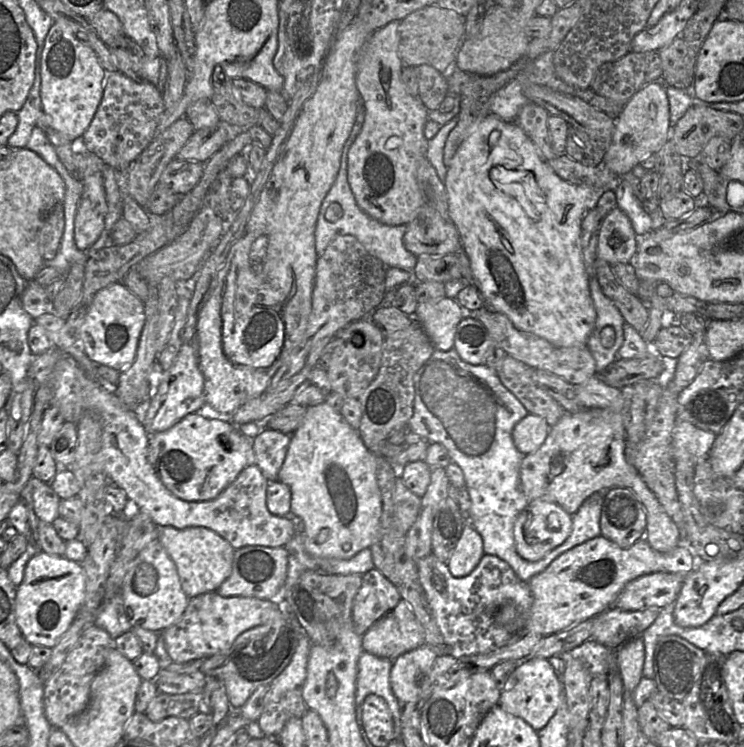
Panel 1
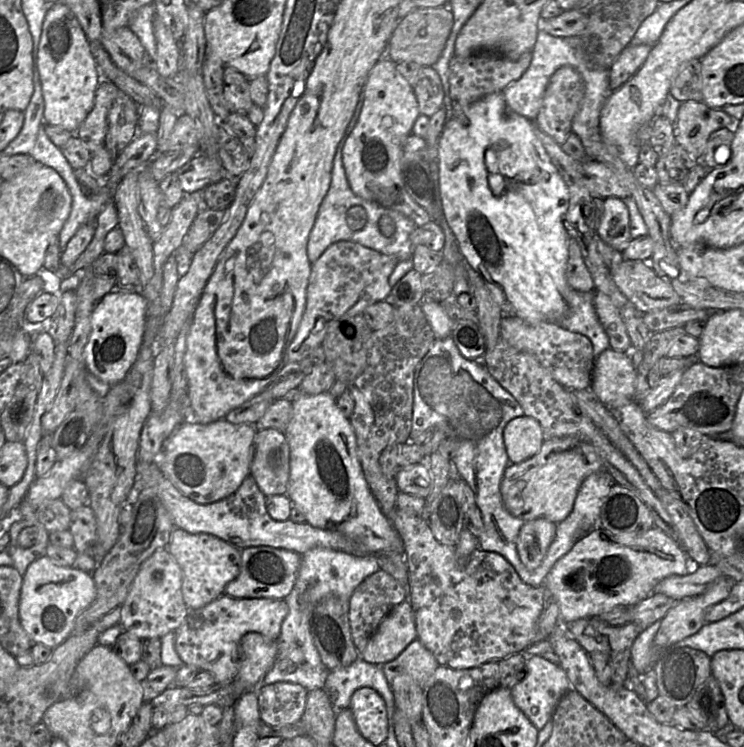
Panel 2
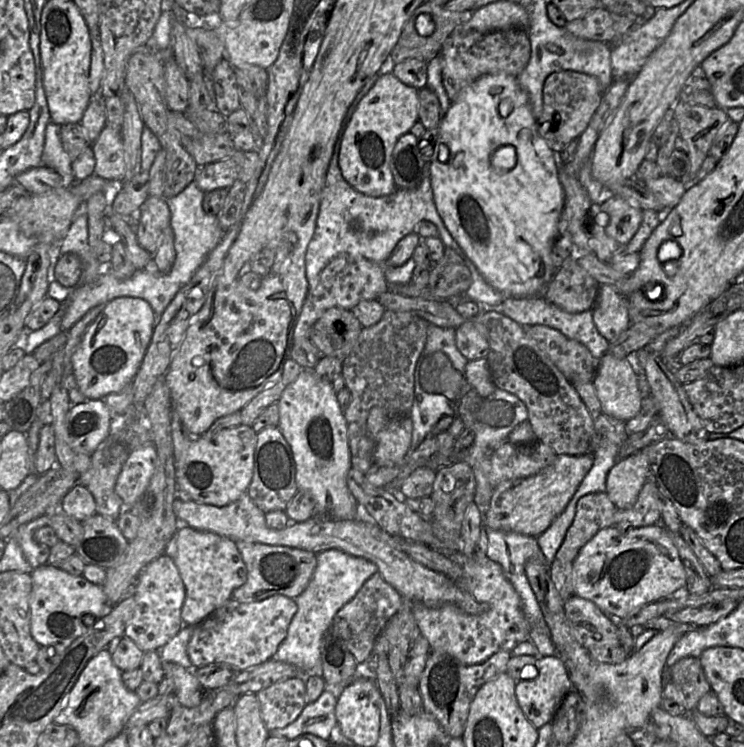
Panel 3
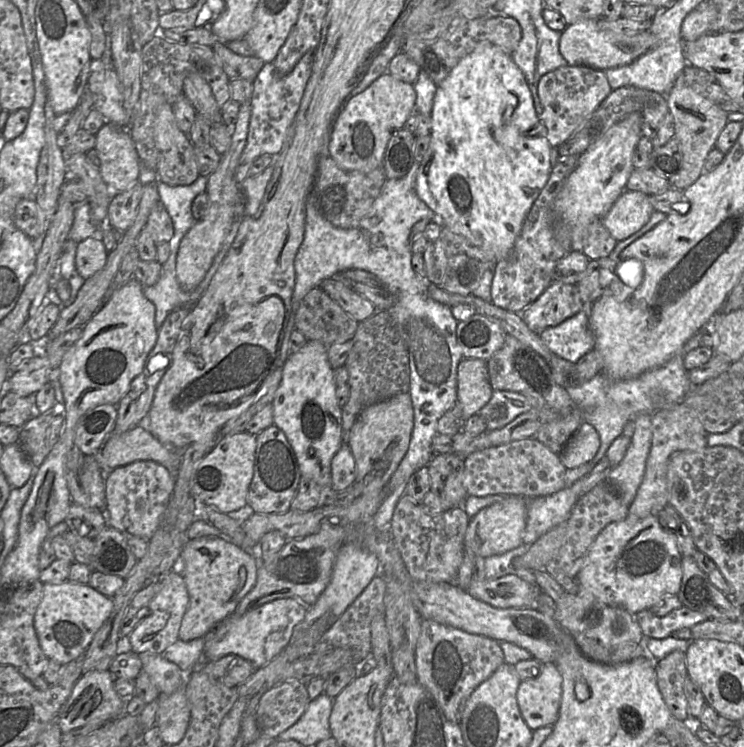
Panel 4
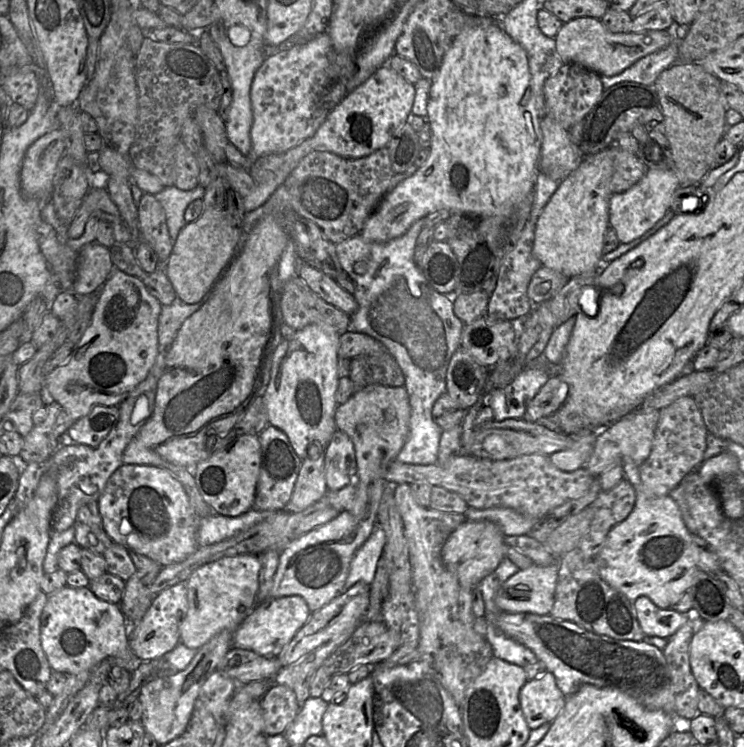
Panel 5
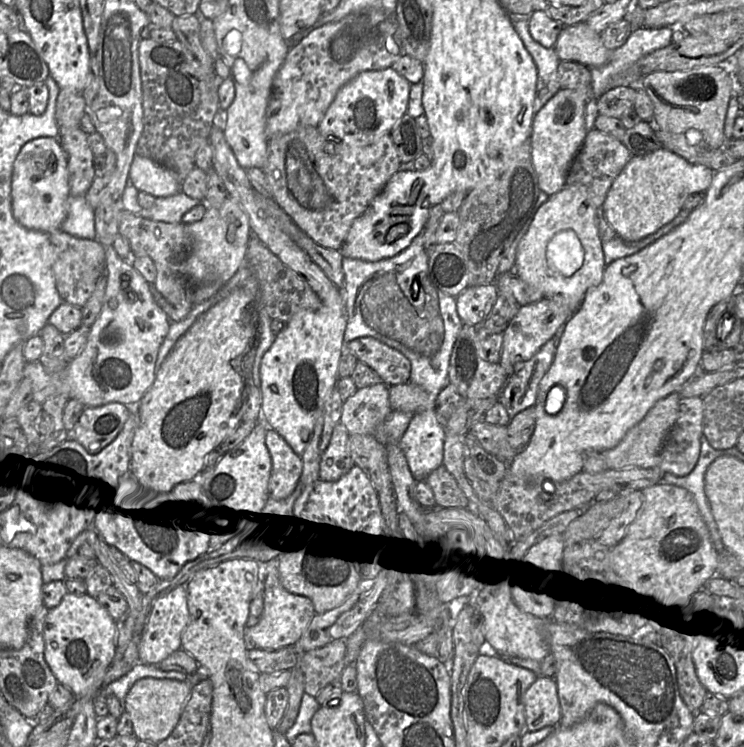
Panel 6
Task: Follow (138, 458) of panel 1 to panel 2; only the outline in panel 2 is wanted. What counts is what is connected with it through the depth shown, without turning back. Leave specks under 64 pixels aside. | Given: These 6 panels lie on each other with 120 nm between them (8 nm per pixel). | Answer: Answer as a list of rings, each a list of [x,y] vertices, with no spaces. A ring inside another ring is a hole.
[[[137,460],[134,489],[140,491],[146,487],[153,487],[156,490],[176,528],[181,528],[191,534],[211,534],[240,550],[246,547],[270,546],[290,550],[300,555],[313,548],[326,548],[355,556],[370,554],[338,532],[316,528],[306,522],[295,523],[290,519],[273,520],[266,511],[266,497],[250,475],[230,496],[211,504],[198,504],[181,493],[164,476],[157,462],[147,463]]]

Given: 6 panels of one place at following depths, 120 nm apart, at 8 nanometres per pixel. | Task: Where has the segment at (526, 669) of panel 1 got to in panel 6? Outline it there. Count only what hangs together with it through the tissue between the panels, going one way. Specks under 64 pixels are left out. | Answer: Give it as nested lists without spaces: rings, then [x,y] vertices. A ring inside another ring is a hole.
[[[537,676],[524,694],[525,731],[556,727],[561,720],[561,706],[555,679]]]

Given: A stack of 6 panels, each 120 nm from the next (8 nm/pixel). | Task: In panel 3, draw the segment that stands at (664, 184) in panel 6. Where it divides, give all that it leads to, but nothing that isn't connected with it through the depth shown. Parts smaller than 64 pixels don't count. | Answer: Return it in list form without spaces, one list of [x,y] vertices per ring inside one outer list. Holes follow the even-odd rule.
[[[613,194],[603,197],[600,210],[608,216],[606,234],[625,247],[641,224],[642,210]]]

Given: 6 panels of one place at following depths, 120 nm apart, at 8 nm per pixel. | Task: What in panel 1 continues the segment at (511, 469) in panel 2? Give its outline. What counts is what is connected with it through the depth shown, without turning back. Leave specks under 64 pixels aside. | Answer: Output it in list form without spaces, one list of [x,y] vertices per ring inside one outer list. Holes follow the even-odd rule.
[[[590,408],[575,414],[564,413],[557,424],[550,428],[540,448],[523,457],[519,482],[529,502],[552,502],[570,515],[574,515],[582,503],[596,492],[604,492],[614,487],[629,488],[646,510],[644,538],[654,550],[661,553],[670,552],[678,546],[681,539],[681,528],[666,514],[655,495],[629,463],[621,412]]]

